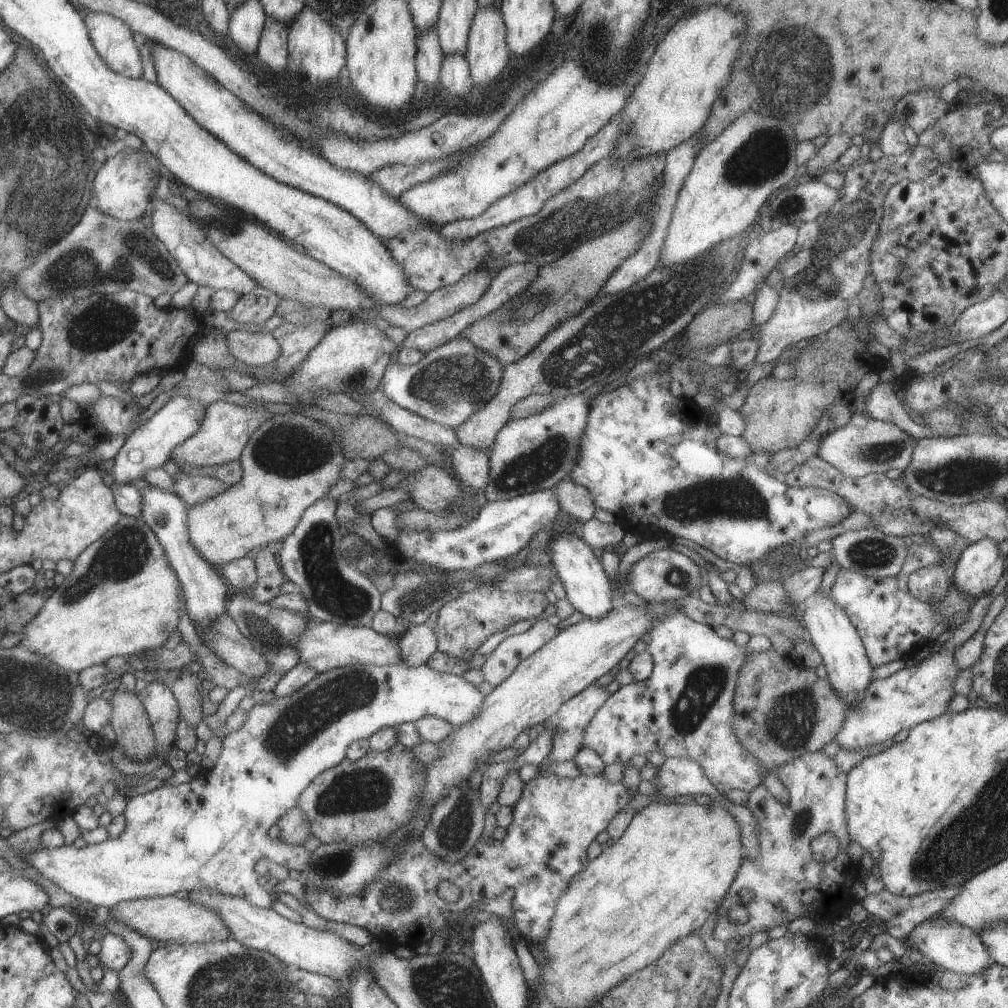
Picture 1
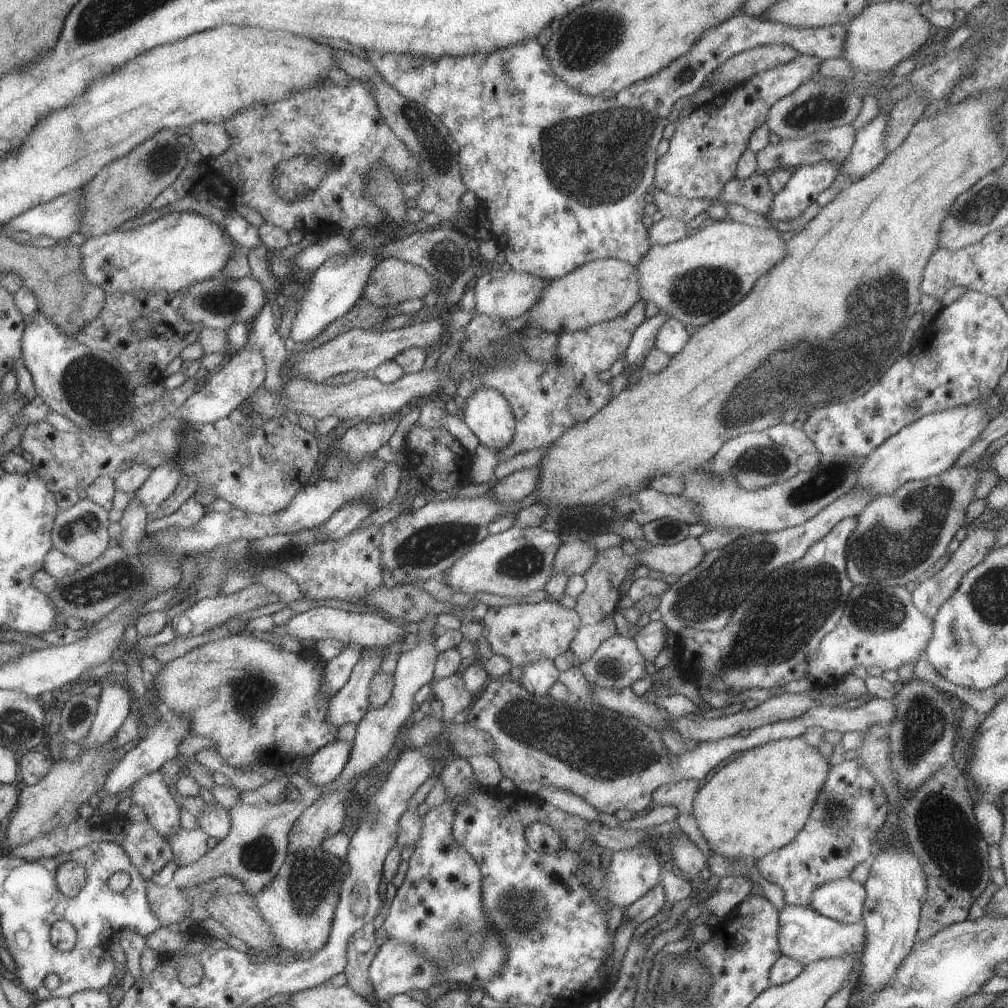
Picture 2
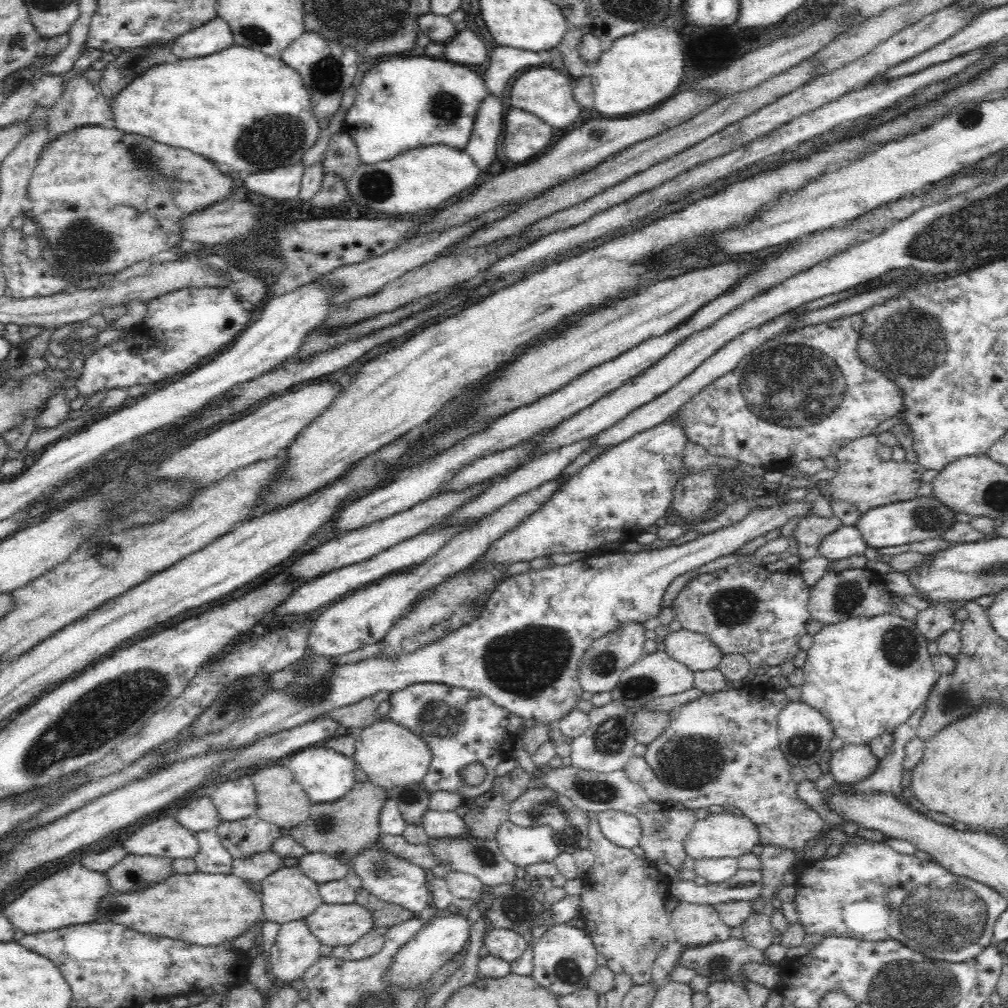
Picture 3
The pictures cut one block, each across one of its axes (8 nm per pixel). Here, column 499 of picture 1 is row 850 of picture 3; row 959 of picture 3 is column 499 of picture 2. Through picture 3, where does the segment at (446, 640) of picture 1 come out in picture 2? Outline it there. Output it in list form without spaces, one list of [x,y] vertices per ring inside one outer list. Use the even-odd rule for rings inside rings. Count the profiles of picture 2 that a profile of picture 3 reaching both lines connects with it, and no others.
[[[558,601],[537,602],[537,604],[514,603],[509,606],[489,607],[483,619],[484,637],[493,655],[504,657],[511,667],[523,668],[538,659],[551,659],[564,654],[581,627],[579,616],[573,609],[561,606]]]

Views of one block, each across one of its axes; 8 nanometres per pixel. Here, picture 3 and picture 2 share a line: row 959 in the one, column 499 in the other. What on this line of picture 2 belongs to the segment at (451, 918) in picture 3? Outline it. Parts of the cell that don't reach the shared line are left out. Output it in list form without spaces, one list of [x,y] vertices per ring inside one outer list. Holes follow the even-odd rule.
[[[486,387],[474,391],[462,414],[463,424],[485,448],[500,451],[512,440],[515,418],[507,400],[496,391]]]

